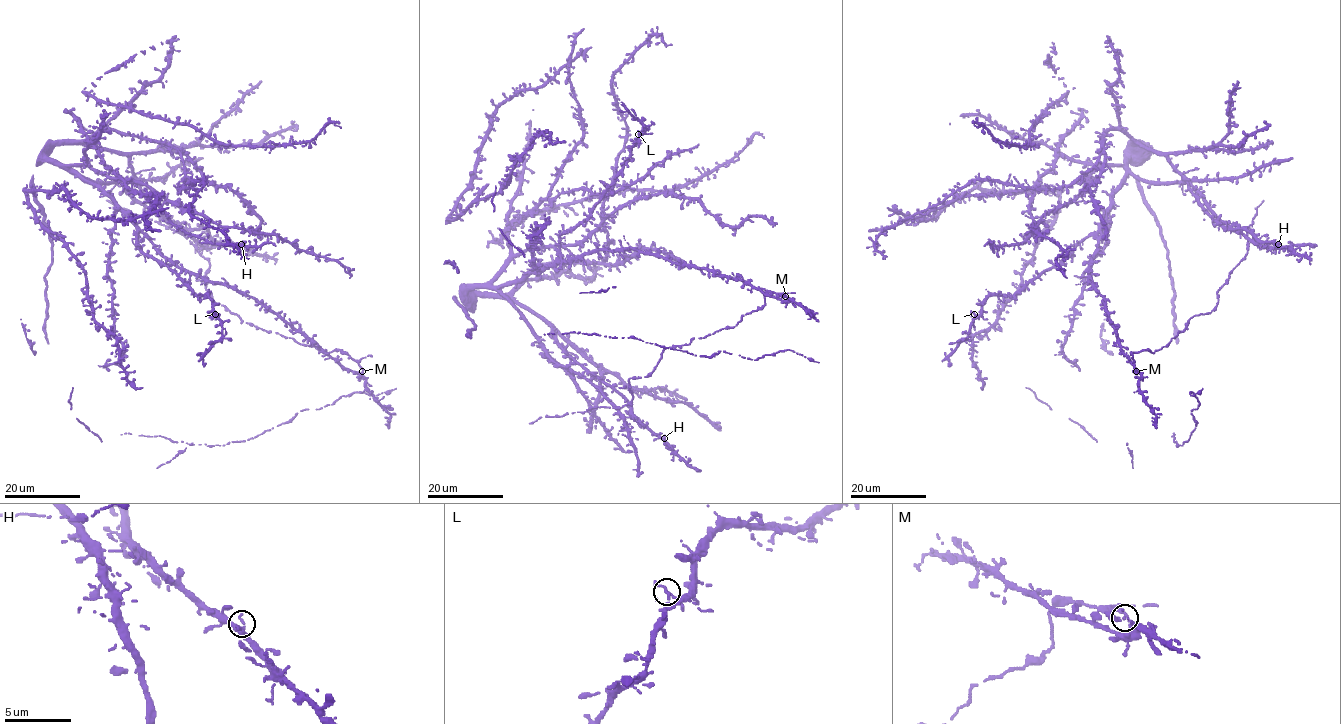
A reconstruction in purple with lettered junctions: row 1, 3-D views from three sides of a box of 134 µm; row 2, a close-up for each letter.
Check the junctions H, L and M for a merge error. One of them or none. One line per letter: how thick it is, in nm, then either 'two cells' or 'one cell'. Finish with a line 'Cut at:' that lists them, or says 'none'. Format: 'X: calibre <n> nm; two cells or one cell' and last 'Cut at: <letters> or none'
H: calibre 170 nm; one cell
L: calibre 170 nm; one cell
M: calibre 180 nm; two cells
Cut at: M

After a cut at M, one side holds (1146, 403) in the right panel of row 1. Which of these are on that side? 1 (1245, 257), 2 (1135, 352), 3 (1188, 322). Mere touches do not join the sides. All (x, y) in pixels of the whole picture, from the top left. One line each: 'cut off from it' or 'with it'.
1: cut off from it
2: cut off from it
3: cut off from it

